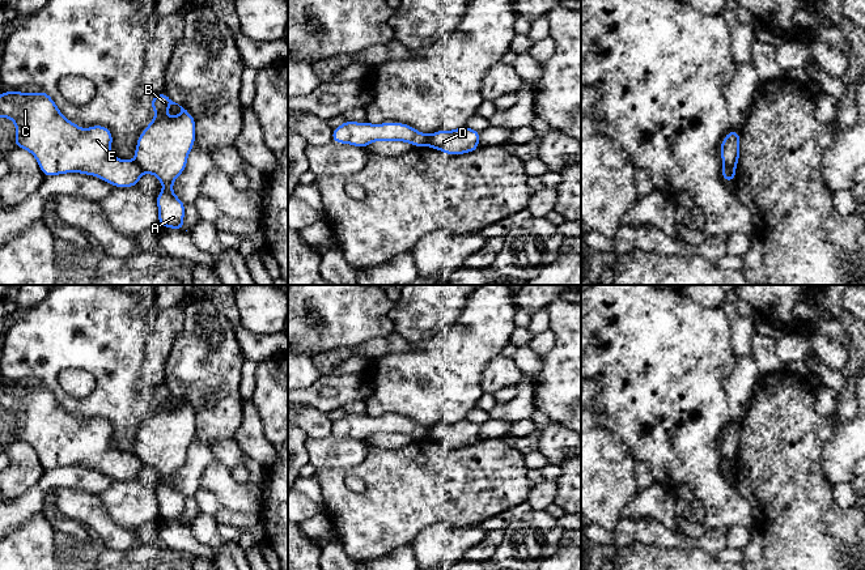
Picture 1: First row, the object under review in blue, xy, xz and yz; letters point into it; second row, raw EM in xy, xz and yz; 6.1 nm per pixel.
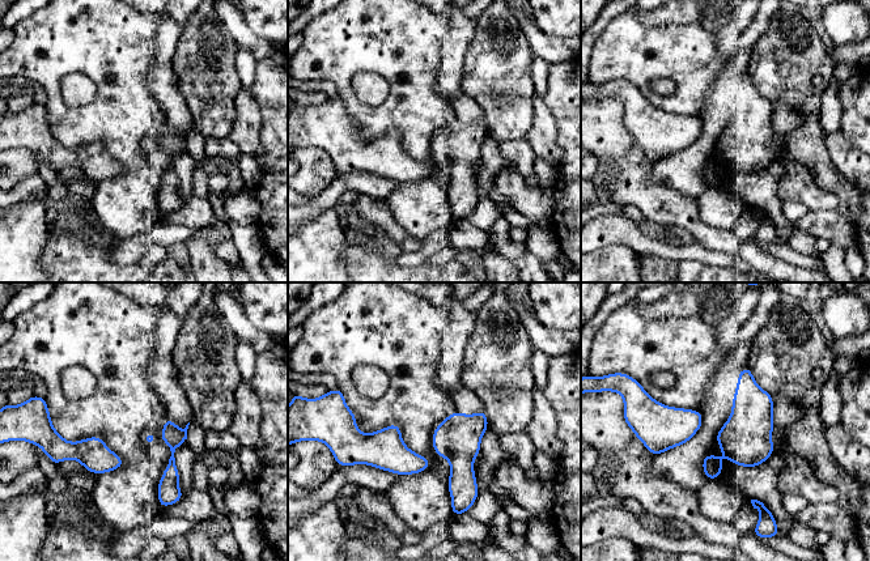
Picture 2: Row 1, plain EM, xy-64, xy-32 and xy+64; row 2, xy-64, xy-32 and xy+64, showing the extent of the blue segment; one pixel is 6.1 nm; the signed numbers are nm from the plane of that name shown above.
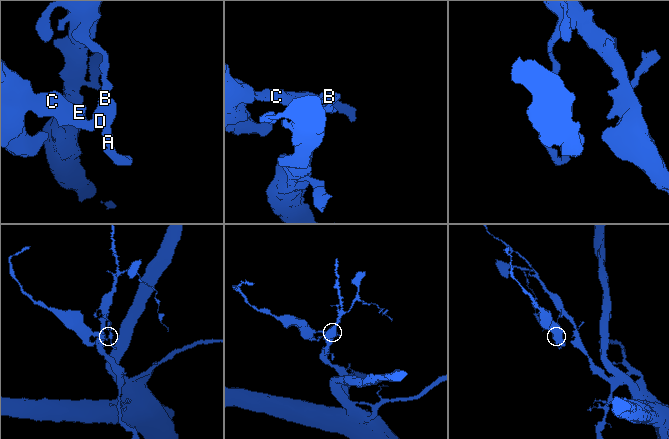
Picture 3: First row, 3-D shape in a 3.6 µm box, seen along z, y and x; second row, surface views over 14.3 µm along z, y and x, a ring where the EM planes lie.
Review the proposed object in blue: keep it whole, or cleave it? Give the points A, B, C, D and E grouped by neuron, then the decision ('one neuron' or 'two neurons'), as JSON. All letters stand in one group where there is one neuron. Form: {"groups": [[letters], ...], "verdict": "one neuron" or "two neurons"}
{"groups": [["A", "B", "D"], ["C", "E"]], "verdict": "two neurons"}

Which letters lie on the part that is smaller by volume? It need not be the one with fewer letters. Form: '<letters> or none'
C, E

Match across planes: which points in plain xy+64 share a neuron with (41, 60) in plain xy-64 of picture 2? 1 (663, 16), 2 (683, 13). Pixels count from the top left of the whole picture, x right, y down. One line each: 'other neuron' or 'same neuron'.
1: other neuron
2: other neuron

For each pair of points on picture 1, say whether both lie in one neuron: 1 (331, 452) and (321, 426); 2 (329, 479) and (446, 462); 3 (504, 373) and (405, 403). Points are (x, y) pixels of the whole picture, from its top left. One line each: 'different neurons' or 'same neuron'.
1: different neurons
2: same neuron
3: different neurons

